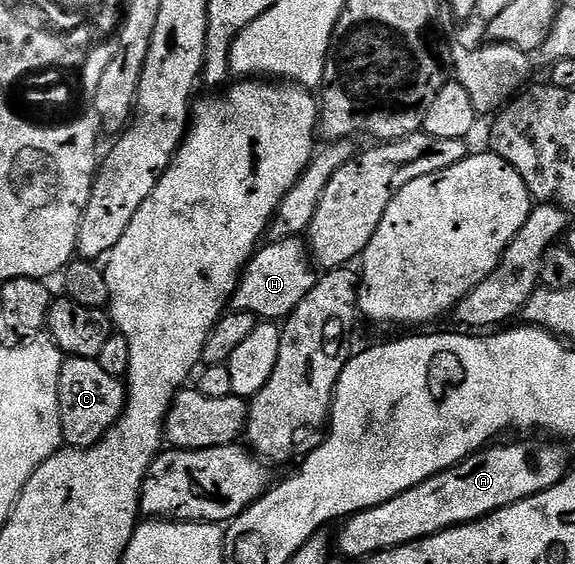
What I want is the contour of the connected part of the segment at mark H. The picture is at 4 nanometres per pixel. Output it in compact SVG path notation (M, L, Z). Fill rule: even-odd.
M303 237L269 241L261 245L240 275L240 283L232 294L233 311L255 314L260 320L284 320L306 300L318 277L317 267ZM268 245L268 246L267 246Z

